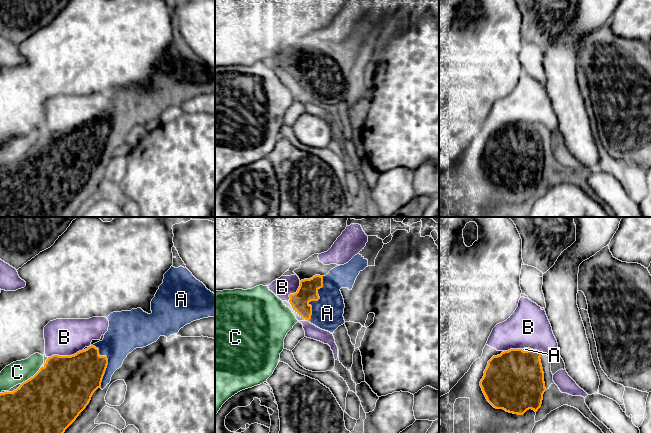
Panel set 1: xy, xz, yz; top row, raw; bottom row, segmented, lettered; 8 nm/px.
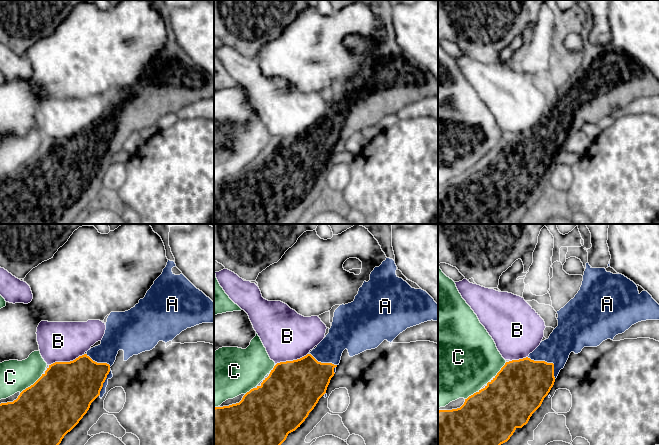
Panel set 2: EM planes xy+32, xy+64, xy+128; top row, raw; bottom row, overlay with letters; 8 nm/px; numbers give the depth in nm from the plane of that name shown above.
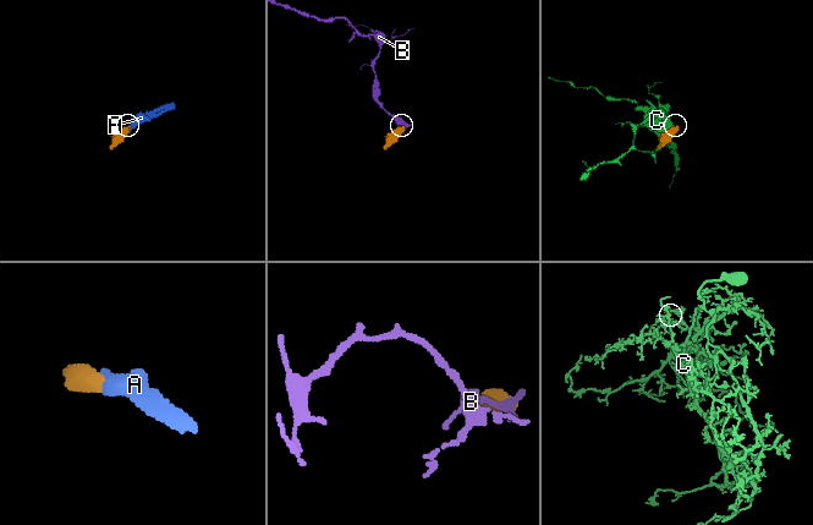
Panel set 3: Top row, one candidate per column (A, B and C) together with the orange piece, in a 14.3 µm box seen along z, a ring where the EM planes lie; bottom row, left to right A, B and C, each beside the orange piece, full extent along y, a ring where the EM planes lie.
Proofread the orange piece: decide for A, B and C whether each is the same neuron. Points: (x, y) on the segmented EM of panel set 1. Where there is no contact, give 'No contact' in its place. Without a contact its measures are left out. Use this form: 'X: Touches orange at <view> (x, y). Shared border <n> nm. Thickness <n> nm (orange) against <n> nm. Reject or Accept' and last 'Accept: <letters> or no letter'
A: Touches orange at xz (316, 300). Shared border 380 nm. Thickness 160 nm (orange) against 260 nm. Accept
B: Touches orange at xy (65, 356). Shared border 280 nm. Thickness 460 nm (orange) against 300 nm. Reject
C: Touches orange at xy (31, 377). Shared border 220 nm. Thickness 500 nm (orange) against 180 nm. Reject
Accept: A

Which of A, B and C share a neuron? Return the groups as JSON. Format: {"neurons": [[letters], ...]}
{"neurons": [["A"], ["B"], ["C"]]}

